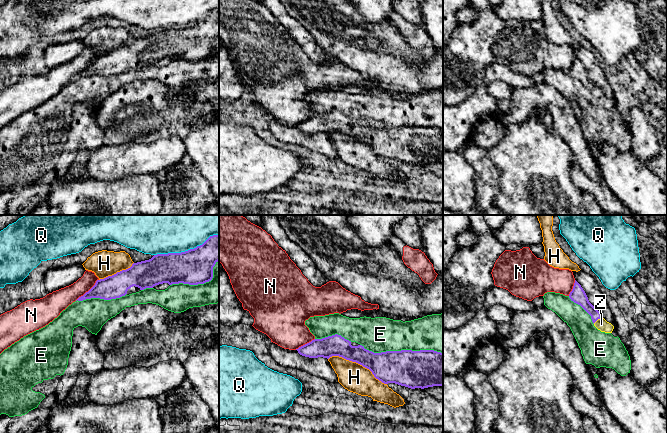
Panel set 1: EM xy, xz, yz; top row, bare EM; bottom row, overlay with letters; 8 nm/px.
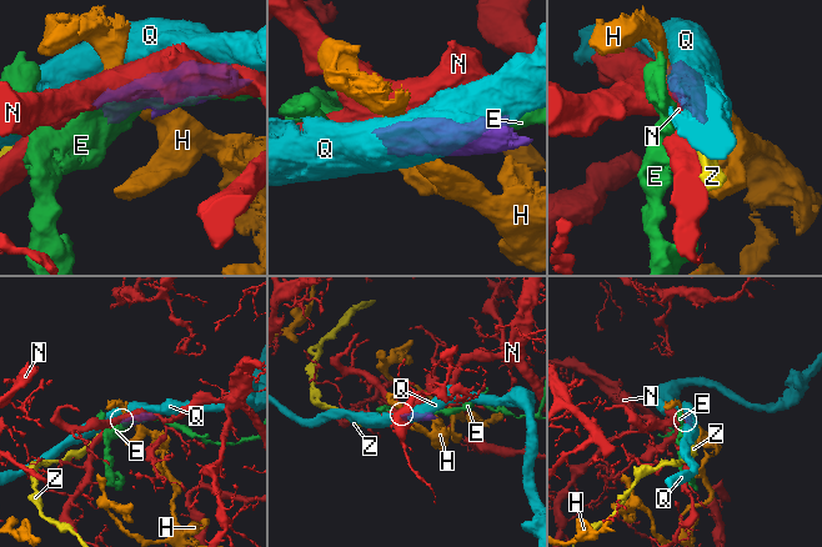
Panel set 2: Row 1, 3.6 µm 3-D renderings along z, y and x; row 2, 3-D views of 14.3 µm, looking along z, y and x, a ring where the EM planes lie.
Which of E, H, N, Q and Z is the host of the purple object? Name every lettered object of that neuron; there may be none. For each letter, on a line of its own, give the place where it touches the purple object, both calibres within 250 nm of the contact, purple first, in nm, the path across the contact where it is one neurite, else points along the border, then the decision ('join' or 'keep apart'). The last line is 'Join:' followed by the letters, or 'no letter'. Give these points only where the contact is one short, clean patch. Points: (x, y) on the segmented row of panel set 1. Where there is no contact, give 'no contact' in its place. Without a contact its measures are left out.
E: xz (401, 350) | 300/280 nm | keep apart
H: xz (358, 363) | 260/220 nm | keep apart
N: xy (88, 291) | 190/170 nm | keep apart
Q: xy (186, 251) | 280/480 nm | keep apart
Z: yz (597, 319) | 120/100 nm | across yz (577, 295), (595, 314), (597, 319), (601, 324) | join
Join: Z

